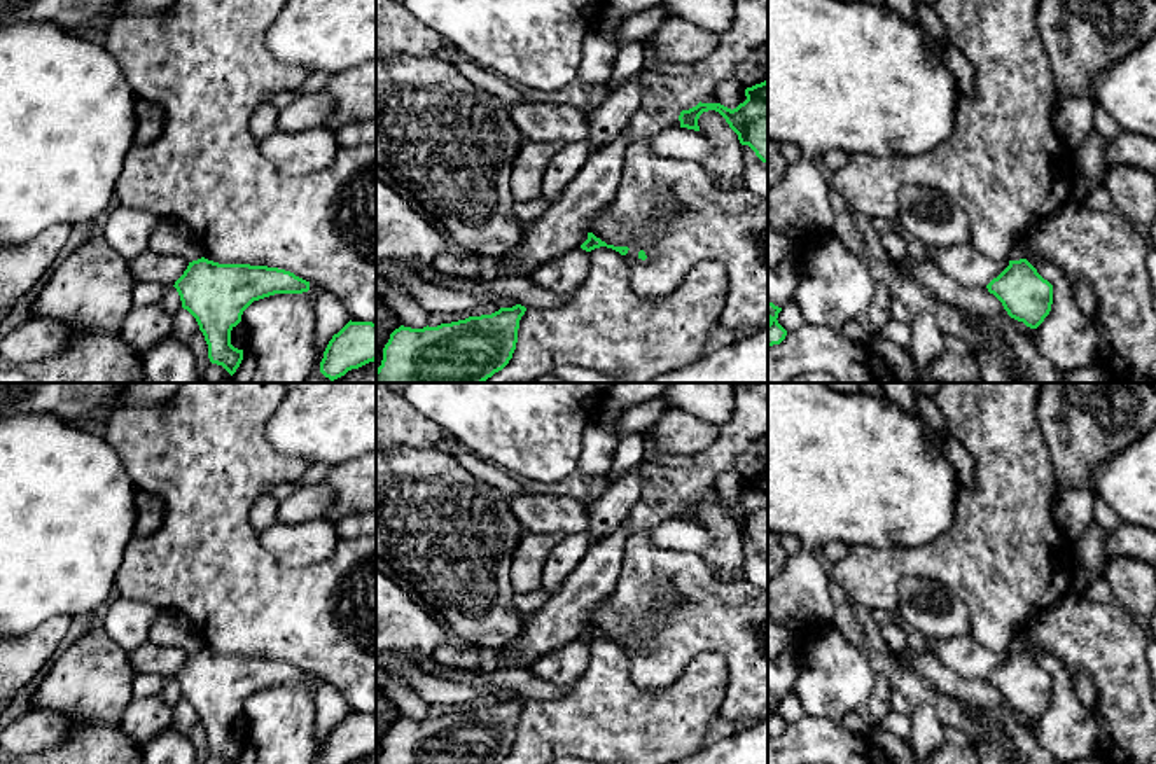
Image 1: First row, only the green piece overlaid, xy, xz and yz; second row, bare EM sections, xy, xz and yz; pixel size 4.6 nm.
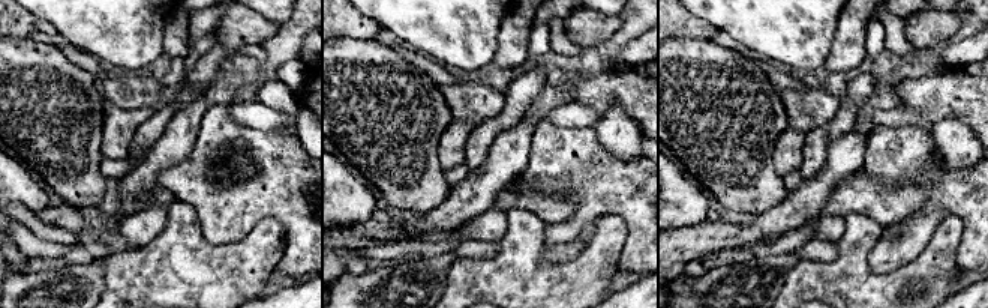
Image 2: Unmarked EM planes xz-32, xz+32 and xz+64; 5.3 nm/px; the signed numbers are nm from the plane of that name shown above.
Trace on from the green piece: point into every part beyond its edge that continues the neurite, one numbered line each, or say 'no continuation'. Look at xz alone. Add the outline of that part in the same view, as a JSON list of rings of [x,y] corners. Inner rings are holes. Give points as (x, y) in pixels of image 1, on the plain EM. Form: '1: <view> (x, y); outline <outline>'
no continuation

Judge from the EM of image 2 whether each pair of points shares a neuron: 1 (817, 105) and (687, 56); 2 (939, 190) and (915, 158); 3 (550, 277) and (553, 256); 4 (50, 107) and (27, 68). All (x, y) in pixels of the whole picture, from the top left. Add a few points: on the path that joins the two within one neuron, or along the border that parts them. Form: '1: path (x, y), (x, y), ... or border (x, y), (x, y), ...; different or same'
1: border (778, 90), (789, 125); different
2: path (939, 182), (922, 166); same
3: border (582, 245), (574, 256), (561, 262), (540, 260); different
4: path (41, 98), (27, 84), (27, 77); same

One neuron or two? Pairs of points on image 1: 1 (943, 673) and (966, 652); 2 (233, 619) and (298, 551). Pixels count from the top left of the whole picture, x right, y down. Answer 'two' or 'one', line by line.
1: two
2: two

